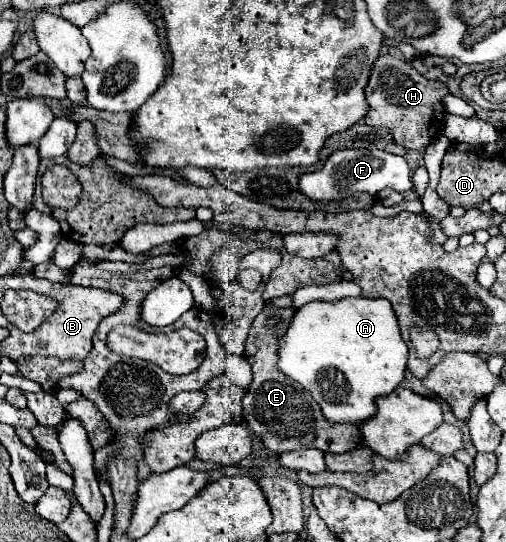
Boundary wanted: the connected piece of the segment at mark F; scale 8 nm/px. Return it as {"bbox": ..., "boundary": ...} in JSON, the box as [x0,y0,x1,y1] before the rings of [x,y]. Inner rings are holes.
{"bbox":[299,148,413,202],"boundary":[[[379,148],[337,150],[327,158],[327,162],[321,170],[311,172],[311,174],[303,174],[299,178],[299,190],[305,196],[309,196],[311,200],[321,200],[321,202],[339,200],[339,198],[345,198],[345,196],[353,196],[357,192],[377,194],[385,188],[407,194],[413,188],[413,184],[411,184],[411,172],[409,172],[409,166],[407,166],[405,158],[383,152]]]}

